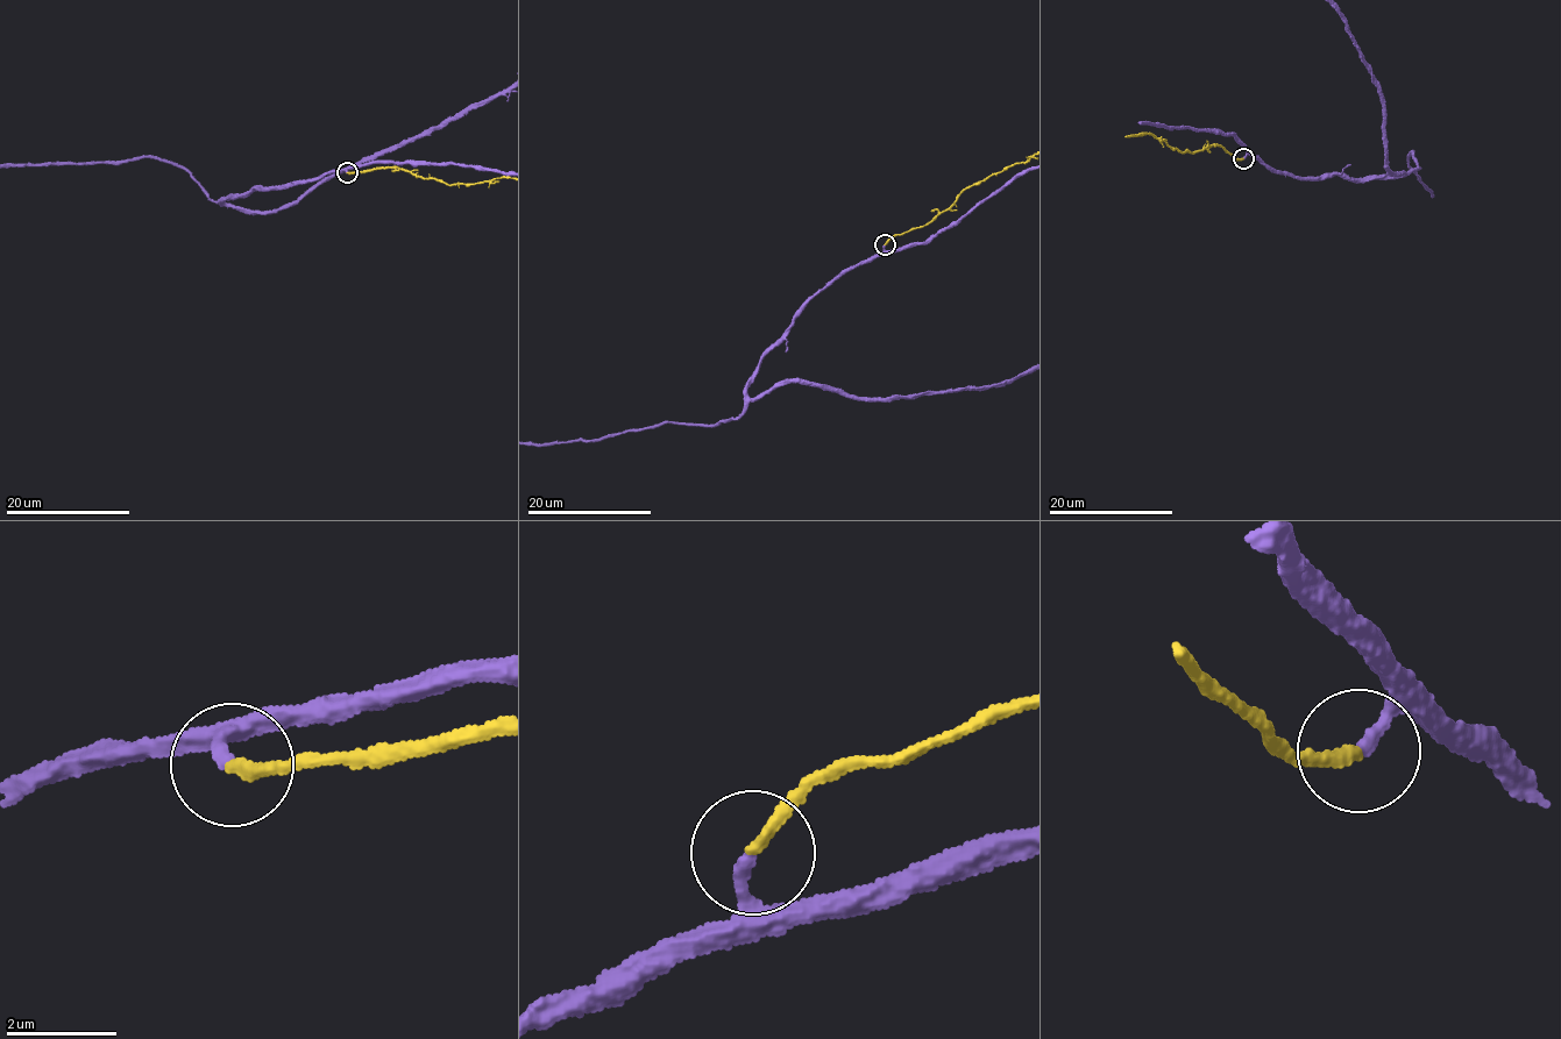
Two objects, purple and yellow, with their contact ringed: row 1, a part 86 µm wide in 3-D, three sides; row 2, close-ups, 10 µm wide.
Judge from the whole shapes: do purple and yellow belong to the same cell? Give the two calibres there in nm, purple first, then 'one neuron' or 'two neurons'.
200 nm thick on the purple side, 240 nm on the other; one neuron

